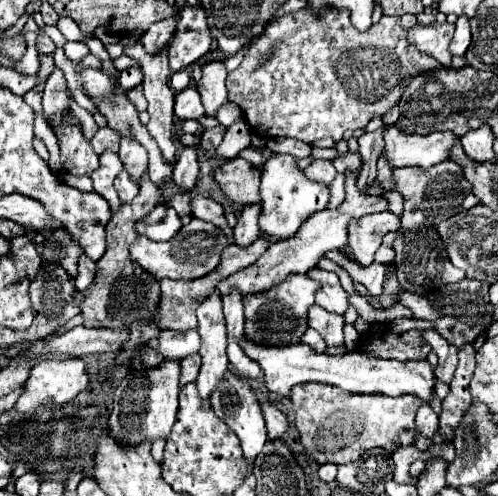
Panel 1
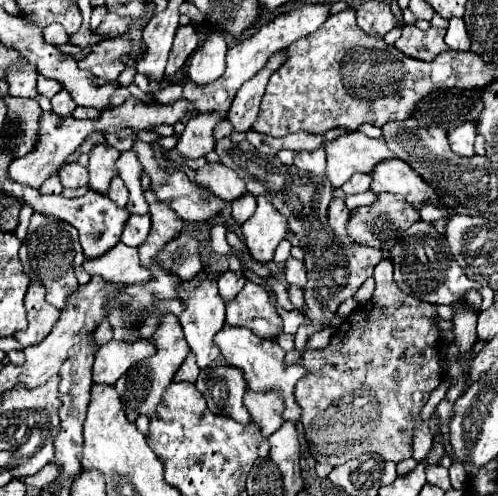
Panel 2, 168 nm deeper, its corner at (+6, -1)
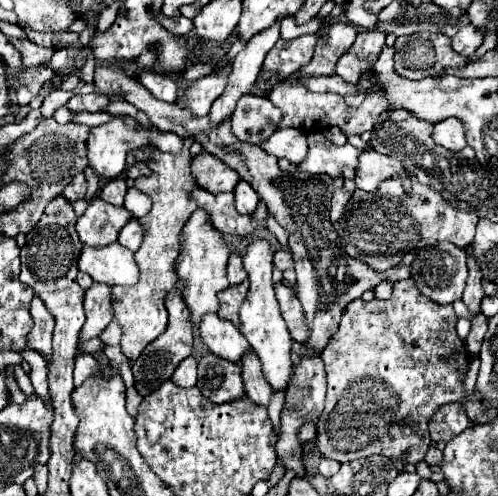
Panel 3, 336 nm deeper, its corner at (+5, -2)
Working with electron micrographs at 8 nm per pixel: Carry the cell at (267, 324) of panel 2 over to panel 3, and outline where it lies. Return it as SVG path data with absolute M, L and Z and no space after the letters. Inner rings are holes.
M241 282L239 286L229 286L227 290L219 292L219 300L221 300L221 312L219 316L223 320L229 320L233 322L237 328L241 326L241 320L239 320L239 308L247 296L247 290L249 290L249 282Z

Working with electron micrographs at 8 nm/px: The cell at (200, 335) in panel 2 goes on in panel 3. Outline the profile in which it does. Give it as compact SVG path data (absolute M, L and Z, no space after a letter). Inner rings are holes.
M195 210L189 222L181 232L181 252L177 258L177 276L183 282L181 296L191 312L191 322L199 340L199 324L205 314L219 312L217 292L229 286L227 282L227 260L229 260L229 246L225 244L223 236L209 224L209 216L201 210Z

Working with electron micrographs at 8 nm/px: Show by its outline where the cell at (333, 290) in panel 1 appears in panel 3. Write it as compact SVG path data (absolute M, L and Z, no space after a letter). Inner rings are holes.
M277 250L275 252L275 266L279 270L289 270L289 268L295 268L295 258L289 250Z

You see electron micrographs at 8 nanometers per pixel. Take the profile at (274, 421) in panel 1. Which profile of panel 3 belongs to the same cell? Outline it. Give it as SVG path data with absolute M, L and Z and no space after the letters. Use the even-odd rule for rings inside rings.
M257 354L245 356L245 360L241 360L241 378L243 378L243 384L245 384L247 396L255 404L267 408L269 400L273 396L273 388L271 388L271 384L263 376L261 362L259 362Z

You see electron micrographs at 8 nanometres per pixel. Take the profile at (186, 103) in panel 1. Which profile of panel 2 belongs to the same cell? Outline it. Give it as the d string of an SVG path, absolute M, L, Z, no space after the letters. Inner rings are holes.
M168 85L168 87L160 89L160 91L156 91L156 95L154 95L154 101L166 103L166 105L174 103L178 99L182 99L182 87L180 85Z

